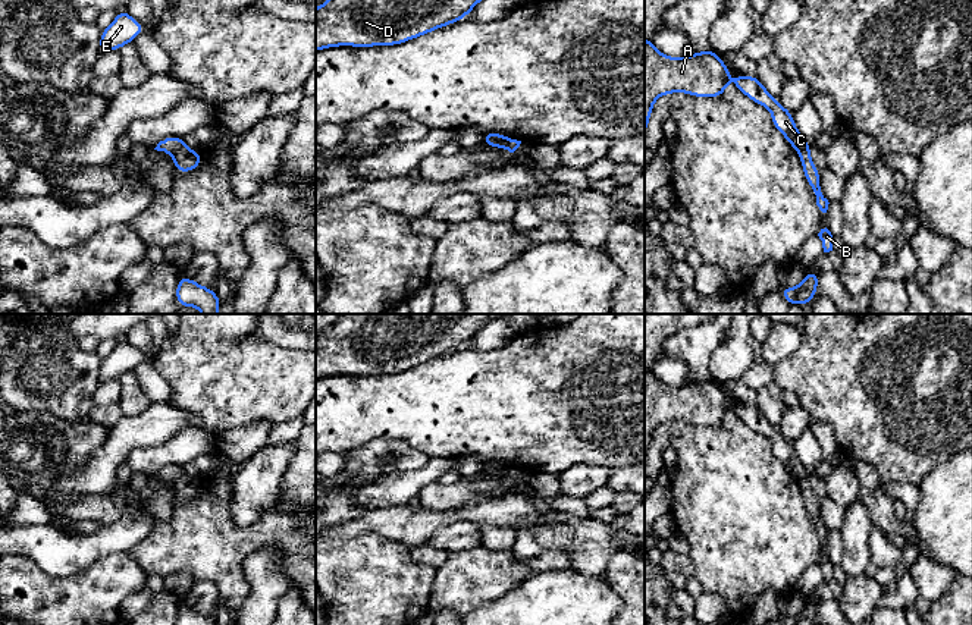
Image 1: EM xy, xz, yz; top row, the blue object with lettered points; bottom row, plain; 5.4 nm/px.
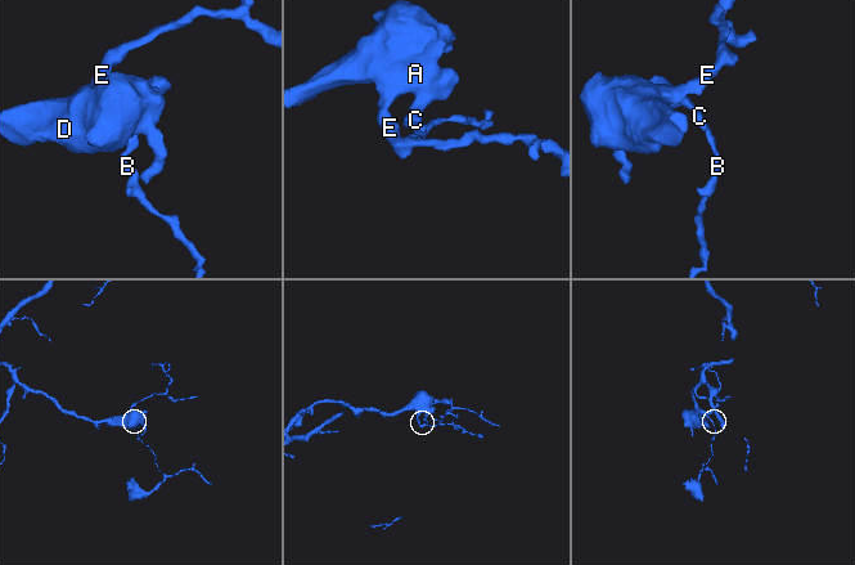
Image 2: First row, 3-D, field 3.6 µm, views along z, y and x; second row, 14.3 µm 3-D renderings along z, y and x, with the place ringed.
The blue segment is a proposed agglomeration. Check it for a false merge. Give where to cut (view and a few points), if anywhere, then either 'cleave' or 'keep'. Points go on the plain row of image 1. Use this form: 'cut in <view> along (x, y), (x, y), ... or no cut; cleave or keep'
cut in xy along (184, 474), (173, 483); cleave

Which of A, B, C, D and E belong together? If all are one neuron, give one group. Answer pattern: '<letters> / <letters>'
A C D E / B

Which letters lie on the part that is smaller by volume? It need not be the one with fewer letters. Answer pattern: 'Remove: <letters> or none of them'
Remove: B

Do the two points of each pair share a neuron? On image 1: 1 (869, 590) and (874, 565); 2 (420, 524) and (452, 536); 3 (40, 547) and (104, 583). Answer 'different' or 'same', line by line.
1: different
2: different
3: different

